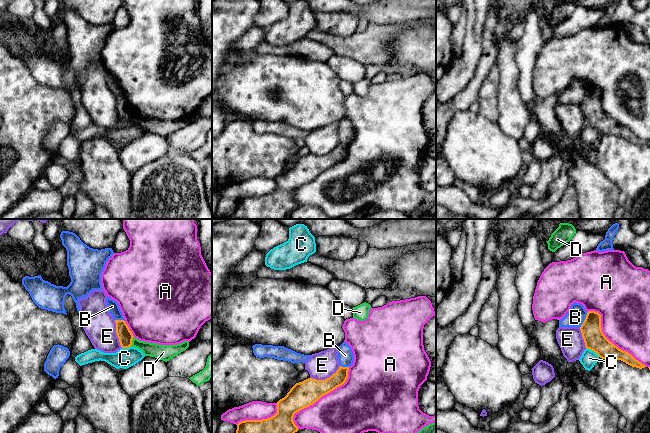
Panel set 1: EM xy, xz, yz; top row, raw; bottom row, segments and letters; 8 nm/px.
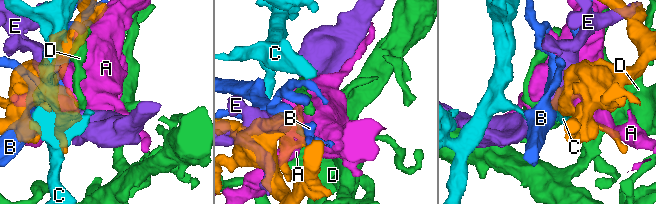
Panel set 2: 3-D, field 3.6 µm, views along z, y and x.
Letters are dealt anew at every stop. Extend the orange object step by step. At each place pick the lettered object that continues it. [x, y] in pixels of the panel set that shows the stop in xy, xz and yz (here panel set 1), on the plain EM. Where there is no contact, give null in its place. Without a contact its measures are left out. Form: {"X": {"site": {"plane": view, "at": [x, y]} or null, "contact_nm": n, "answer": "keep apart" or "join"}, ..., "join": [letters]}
{"A": {"site": {"plane": "xz", "at": [319, 174]}, "contact_nm": 650, "answer": "keep apart"}, "B": {"site": {"plane": "yz", "at": [584, 96]}, "contact_nm": 140, "answer": "keep apart"}, "C": {"site": {"plane": "yz", "at": [593, 126]}, "contact_nm": 130, "answer": "keep apart"}, "D": {"site": {"plane": "xy", "at": [131, 117]}, "contact_nm": 90, "answer": "keep apart"}, "E": {"site": {"plane": "xz", "at": [325, 155]}, "contact_nm": 260, "answer": "keep apart"}, "join": []}

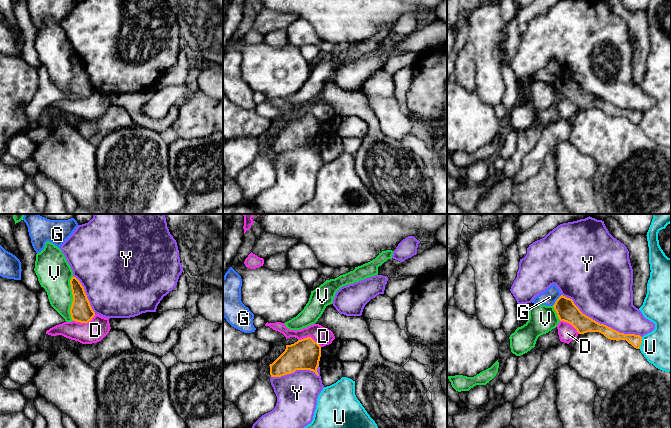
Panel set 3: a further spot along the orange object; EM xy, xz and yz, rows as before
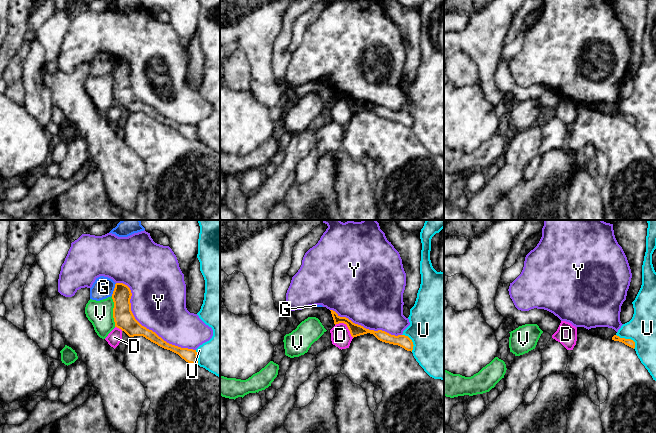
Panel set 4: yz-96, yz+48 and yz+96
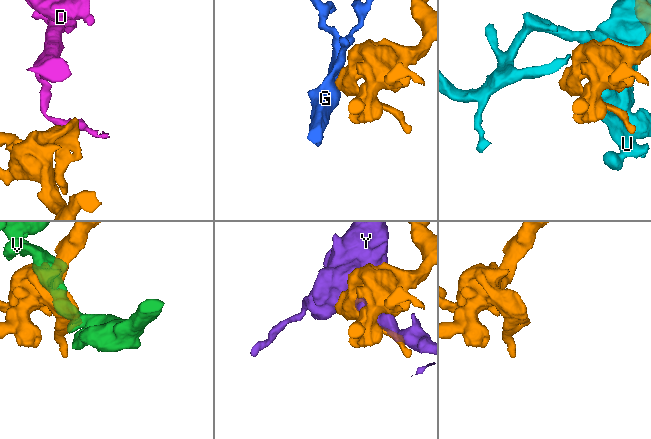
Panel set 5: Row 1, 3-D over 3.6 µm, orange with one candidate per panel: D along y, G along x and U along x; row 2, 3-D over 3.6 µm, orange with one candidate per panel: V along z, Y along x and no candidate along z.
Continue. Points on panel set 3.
{"D": {"site": {"plane": "xy", "at": [84, 98]}, "contact_nm": 190, "answer": "keep apart"}, "G": {"site": {"plane": "yz", "at": [556, 76]}, "contact_nm": 120, "answer": "keep apart"}, "U": {"site": {"plane": "yz", "at": [641, 118]}, "contact_nm": 100, "answer": "keep apart"}, "V": {"site": {"plane": "xy", "at": [73, 74]}, "contact_nm": 360, "answer": "keep apart"}, "Y": {"site": {"plane": "yz", "at": [599, 99]}, "contact_nm": 750, "answer": "keep apart"}, "join": []}

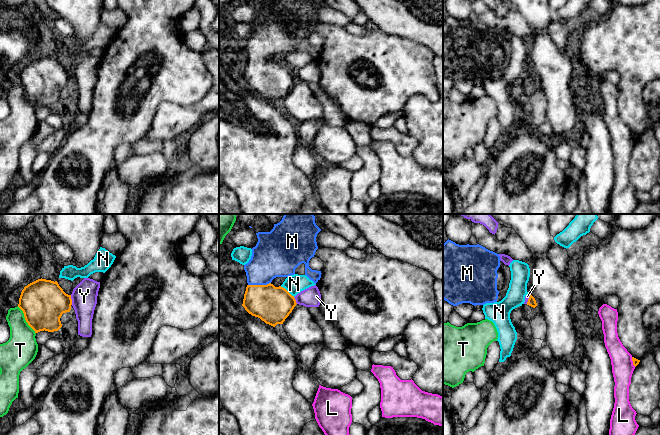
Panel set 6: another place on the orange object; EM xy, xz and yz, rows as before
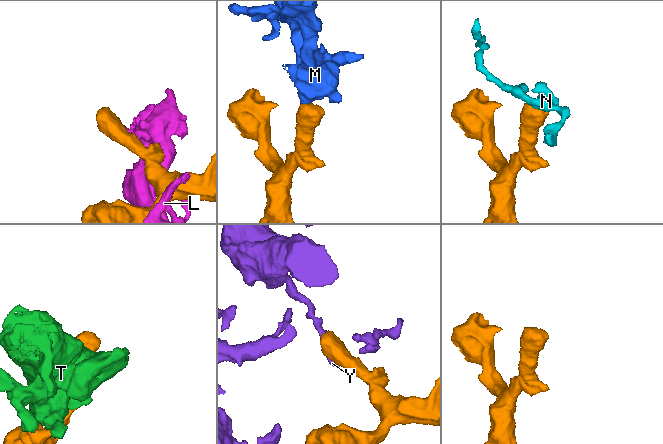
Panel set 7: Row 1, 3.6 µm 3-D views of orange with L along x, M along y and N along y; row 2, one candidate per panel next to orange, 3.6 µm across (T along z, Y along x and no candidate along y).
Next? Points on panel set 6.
{"L": {"site": {"plane": "yz", "at": [633, 138]}, "contact_nm": 90, "answer": "keep apart"}, "M": {"site": {"plane": "xz", "at": [259, 61]}, "contact_nm": 190, "answer": "join"}, "N": {"site": {"plane": "xz", "at": [286, 66]}, "contact_nm": 150, "answer": "keep apart"}, "T": {"site": {"plane": "xy", "at": [25, 95]}, "contact_nm": 260, "answer": "keep apart"}, "Y": {"site": {"plane": "xy", "at": [71, 76]}, "contact_nm": 80, "answer": "keep apart"}, "join": ["M"]}

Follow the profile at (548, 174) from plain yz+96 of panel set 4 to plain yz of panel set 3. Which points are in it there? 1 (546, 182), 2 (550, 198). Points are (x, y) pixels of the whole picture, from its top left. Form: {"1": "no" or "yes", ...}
{"1": "yes", "2": "yes"}

